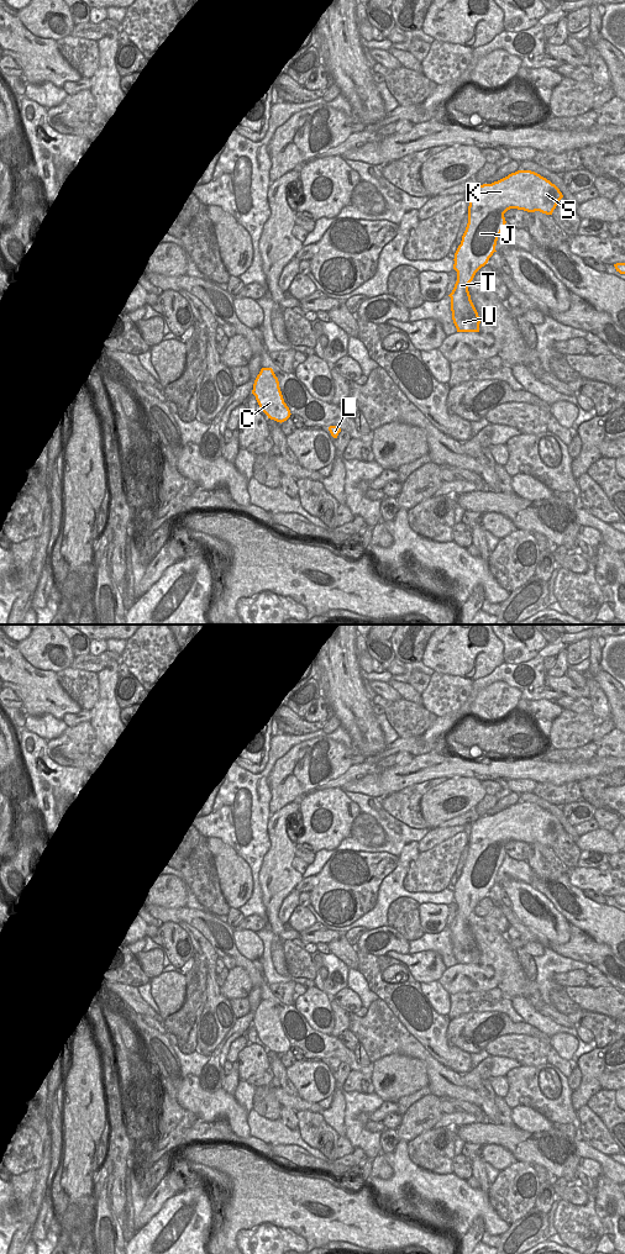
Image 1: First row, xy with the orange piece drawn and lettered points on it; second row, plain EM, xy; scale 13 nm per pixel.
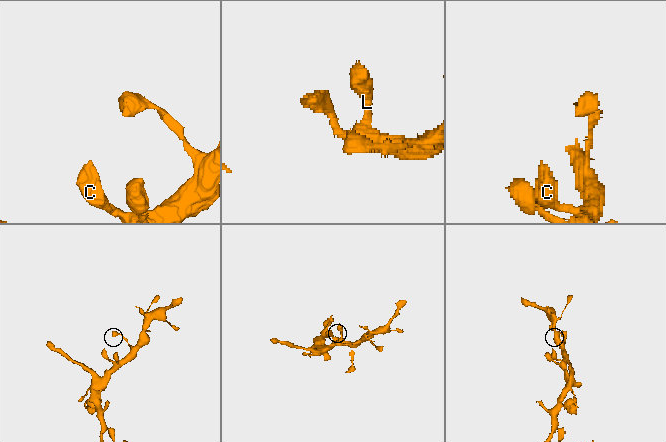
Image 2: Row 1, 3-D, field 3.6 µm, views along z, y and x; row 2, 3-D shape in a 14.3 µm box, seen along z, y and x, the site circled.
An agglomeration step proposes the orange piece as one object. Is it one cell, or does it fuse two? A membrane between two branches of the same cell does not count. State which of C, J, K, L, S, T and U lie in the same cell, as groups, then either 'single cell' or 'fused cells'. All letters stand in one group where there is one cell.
C J K L S T U; single cell

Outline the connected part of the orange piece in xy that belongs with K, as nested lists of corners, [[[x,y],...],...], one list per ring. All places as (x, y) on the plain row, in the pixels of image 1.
[[[518,802],[492,816],[479,817],[472,823],[468,838],[468,855],[453,891],[457,913],[452,924],[448,927],[451,929],[452,952],[457,964],[479,964],[480,952],[471,932],[468,917],[476,905],[497,884],[498,869],[506,855],[504,845],[510,841],[518,841],[527,844],[540,843],[546,847],[552,847],[562,829],[562,824],[555,816],[531,802]]]

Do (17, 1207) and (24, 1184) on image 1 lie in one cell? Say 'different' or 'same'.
same

